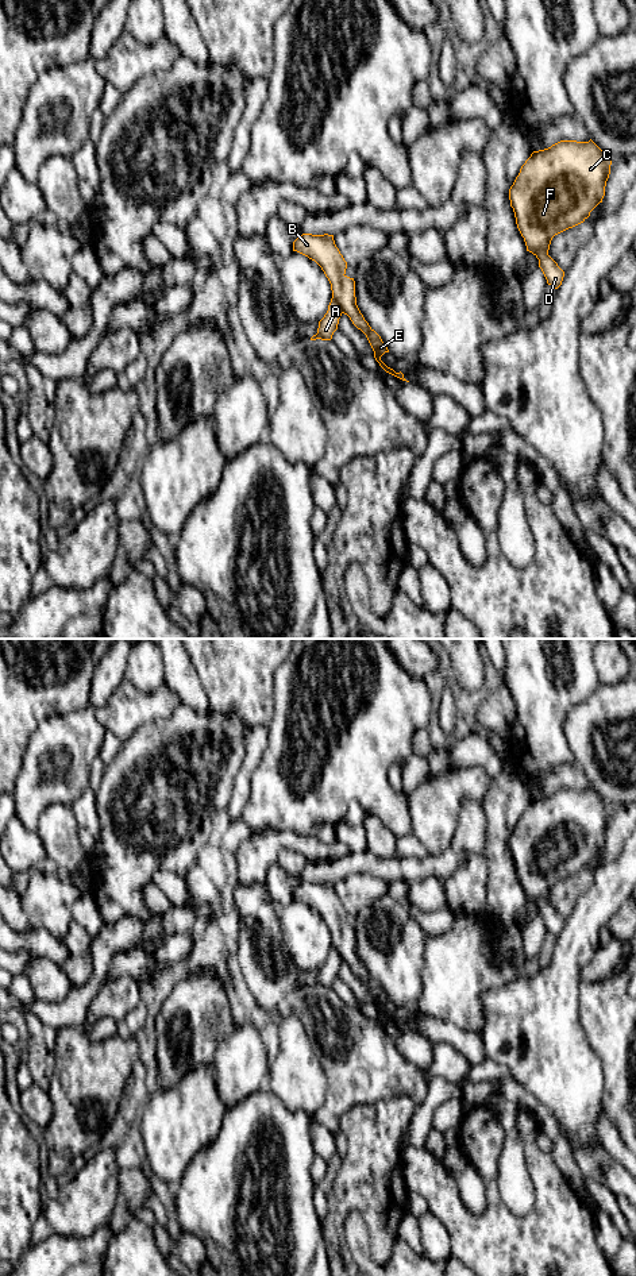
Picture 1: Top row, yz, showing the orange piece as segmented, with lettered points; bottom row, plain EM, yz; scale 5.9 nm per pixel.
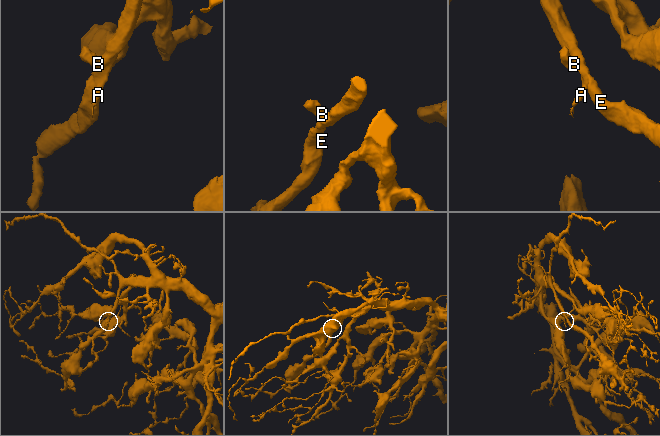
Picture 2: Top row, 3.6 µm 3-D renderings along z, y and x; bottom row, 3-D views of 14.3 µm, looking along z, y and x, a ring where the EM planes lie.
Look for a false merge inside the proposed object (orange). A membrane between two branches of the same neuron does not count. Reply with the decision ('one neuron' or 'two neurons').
one neuron

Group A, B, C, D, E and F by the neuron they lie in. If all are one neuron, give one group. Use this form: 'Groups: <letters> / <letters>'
Groups: A B C D E F

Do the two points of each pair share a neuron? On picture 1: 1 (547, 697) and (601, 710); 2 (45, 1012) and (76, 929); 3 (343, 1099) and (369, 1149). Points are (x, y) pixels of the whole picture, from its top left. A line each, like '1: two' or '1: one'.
1: two
2: two
3: two

